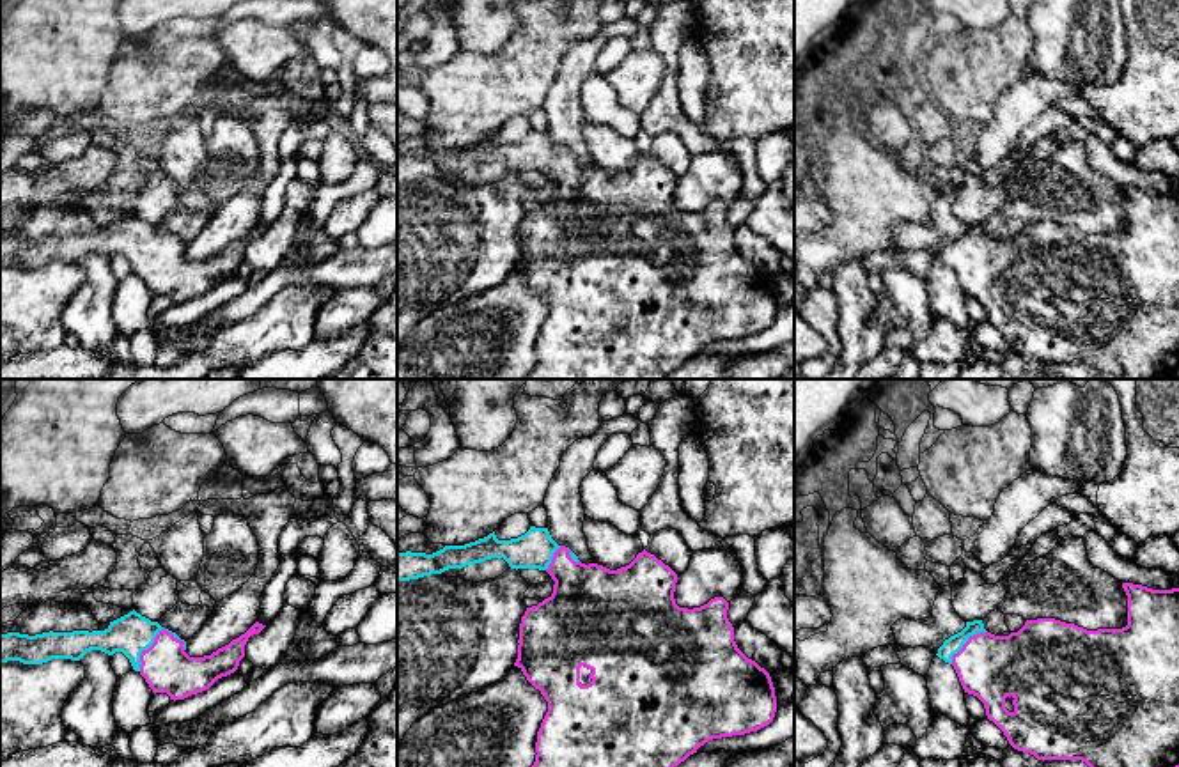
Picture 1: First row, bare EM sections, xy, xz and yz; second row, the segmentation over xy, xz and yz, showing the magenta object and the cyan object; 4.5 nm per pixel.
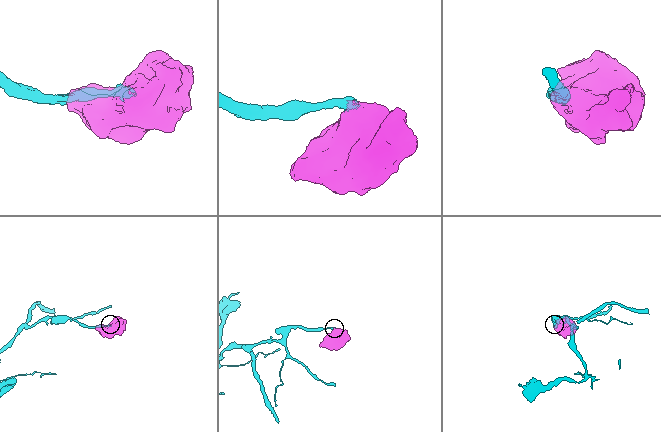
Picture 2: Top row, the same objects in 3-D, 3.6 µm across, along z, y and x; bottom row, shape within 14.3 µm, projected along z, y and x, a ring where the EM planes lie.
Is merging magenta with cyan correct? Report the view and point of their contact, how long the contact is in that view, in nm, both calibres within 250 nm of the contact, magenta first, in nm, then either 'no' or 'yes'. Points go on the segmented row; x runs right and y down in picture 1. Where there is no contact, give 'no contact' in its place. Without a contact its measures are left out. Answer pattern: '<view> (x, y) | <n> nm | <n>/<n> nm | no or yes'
xy (155, 638) | 260 nm | 220/180 nm | yes

